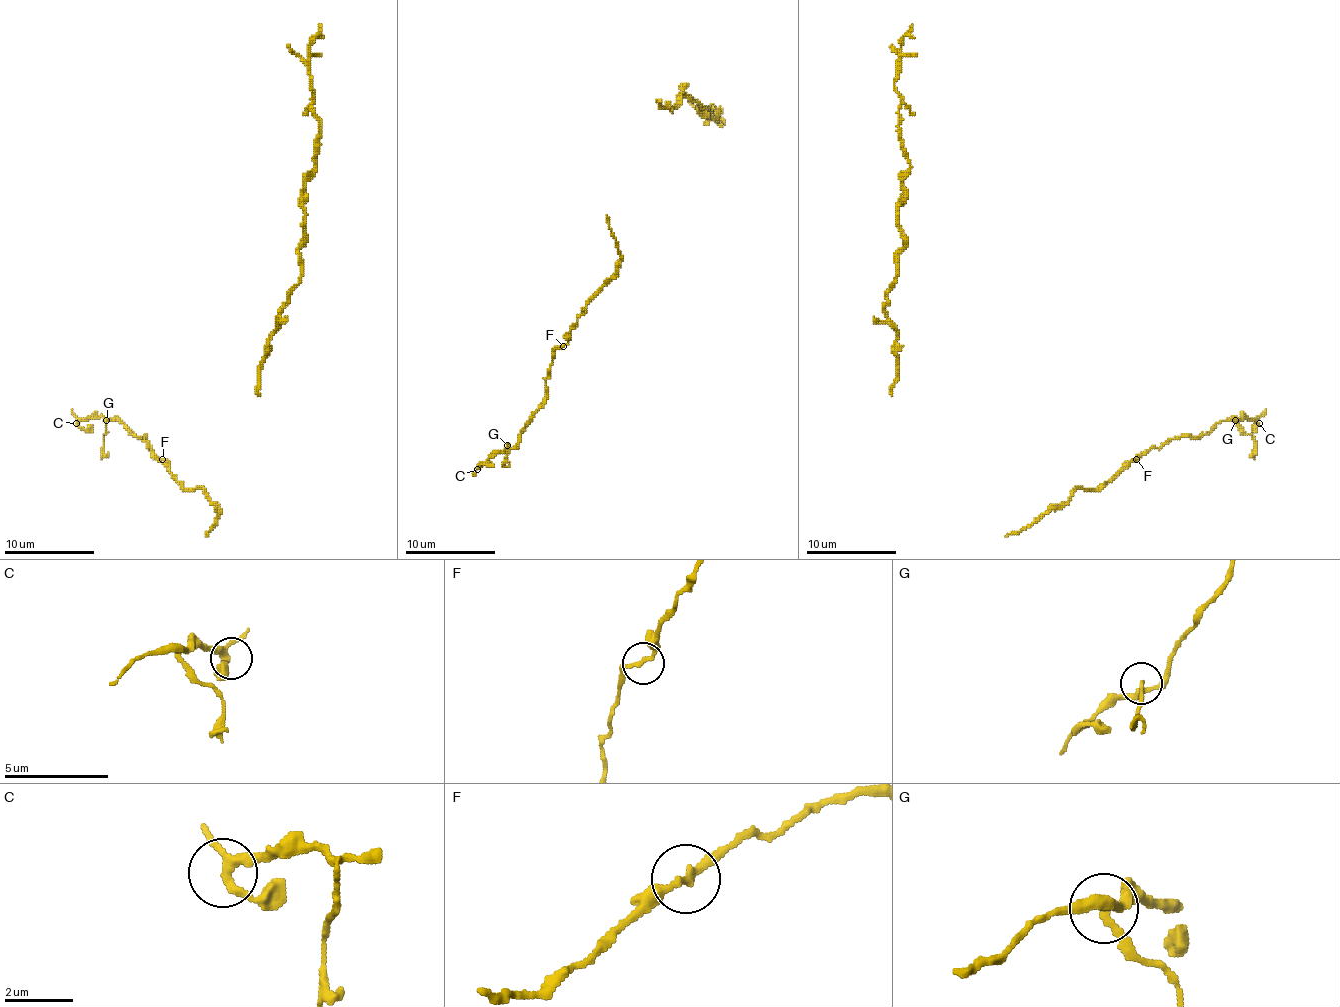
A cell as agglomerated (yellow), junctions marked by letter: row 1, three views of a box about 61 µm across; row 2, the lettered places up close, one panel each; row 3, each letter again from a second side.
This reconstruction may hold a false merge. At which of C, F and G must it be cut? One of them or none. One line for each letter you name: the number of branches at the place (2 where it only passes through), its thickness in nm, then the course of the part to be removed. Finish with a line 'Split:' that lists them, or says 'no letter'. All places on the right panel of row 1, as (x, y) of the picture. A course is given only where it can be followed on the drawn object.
G: Branches: 3. Thickness 190 nm. Course of the part to remove: (1236, 421), (1252, 436), (1254, 452)
Split: G

